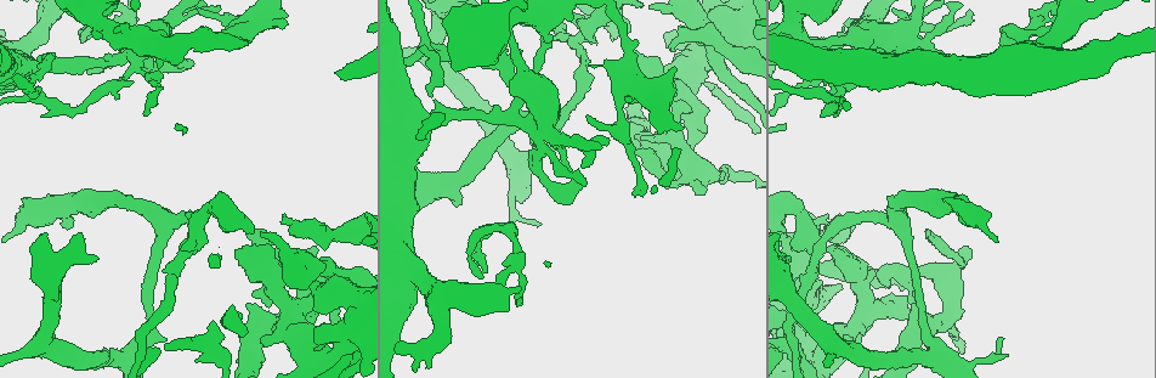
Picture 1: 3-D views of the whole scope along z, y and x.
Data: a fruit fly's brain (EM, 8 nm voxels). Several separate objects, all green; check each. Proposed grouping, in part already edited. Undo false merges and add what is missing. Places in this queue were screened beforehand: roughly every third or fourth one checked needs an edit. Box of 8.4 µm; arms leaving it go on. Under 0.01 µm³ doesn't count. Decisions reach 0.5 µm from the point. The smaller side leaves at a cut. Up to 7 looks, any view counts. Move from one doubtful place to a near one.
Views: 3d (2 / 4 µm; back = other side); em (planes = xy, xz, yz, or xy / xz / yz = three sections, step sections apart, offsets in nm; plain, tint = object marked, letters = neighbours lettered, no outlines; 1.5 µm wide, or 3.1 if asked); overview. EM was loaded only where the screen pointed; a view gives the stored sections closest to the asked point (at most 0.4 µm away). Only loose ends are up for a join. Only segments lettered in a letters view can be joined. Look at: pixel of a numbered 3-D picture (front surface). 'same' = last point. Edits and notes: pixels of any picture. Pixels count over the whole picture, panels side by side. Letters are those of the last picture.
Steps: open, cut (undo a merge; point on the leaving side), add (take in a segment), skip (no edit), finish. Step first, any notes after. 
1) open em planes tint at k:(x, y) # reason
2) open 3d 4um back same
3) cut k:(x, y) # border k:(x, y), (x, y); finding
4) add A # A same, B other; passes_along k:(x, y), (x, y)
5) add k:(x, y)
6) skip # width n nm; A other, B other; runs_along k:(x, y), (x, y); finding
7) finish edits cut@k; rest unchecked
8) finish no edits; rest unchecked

open em xz step 8 tint at 1:(573, 42) # three arms meet

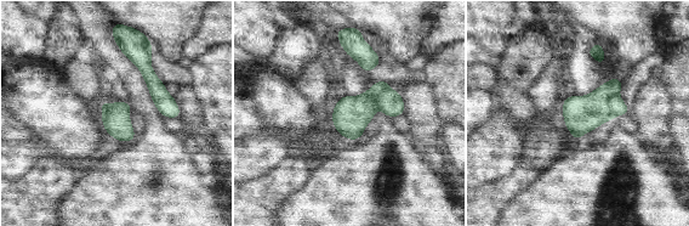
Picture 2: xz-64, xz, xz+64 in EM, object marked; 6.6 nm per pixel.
open em planes letters same # cut it another way

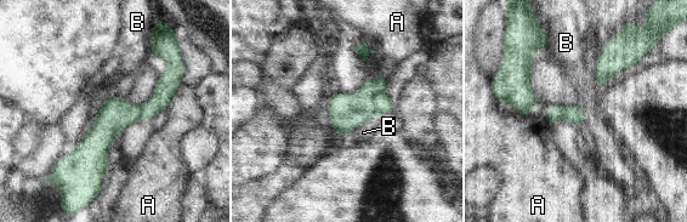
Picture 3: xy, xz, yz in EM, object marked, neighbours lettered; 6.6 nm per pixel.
cut 3:(347, 112) # width 80 nm; longest_contact A 300 nm; A other, B other; two neurons meet here

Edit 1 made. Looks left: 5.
open 3d 4um at 1:(76, 107) # narrows sharply

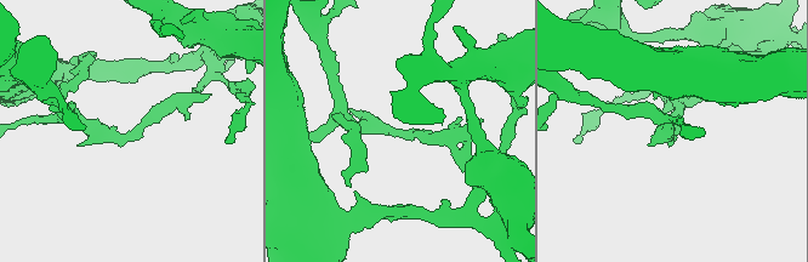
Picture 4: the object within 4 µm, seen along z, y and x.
open em yz step 4 tint at 4:(675, 135) # arm_widths 220, 220 nm; now the EM

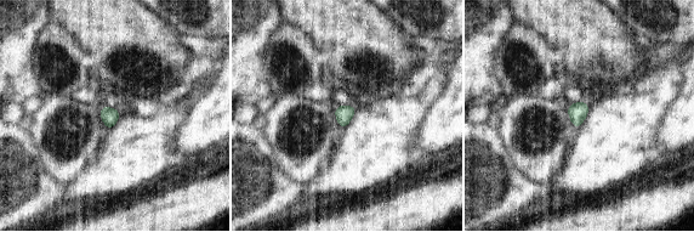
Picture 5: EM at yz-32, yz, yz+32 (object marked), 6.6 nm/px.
open em planes letters same # cut it another way

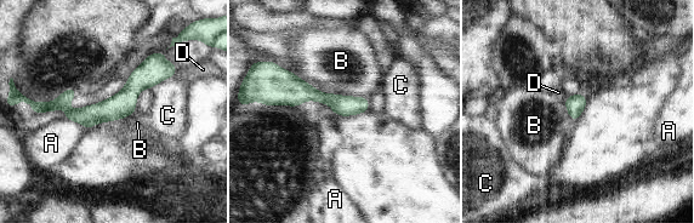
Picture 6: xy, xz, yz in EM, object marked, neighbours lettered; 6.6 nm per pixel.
skip # longest_contact B 300 nm; A other, B other, C other, D other; runs_along 6:(172, 69), (100, 113), (39, 106); one neuron here

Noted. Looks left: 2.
open em planes letters at 1:(592, 67) # free end

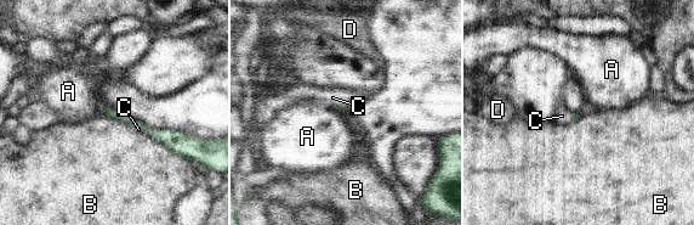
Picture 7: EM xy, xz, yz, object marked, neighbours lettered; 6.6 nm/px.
add 7:(100, 111) # longest_contact B 280 nm; A other, B other, C same, D other; it goes on there

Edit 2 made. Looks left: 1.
finish edits cut@3, add@7; rest unchecked

